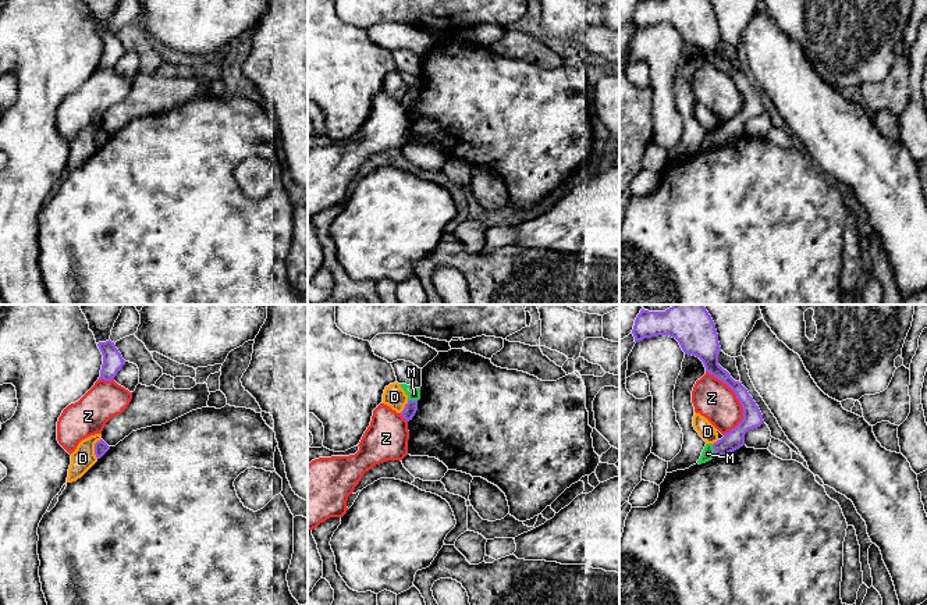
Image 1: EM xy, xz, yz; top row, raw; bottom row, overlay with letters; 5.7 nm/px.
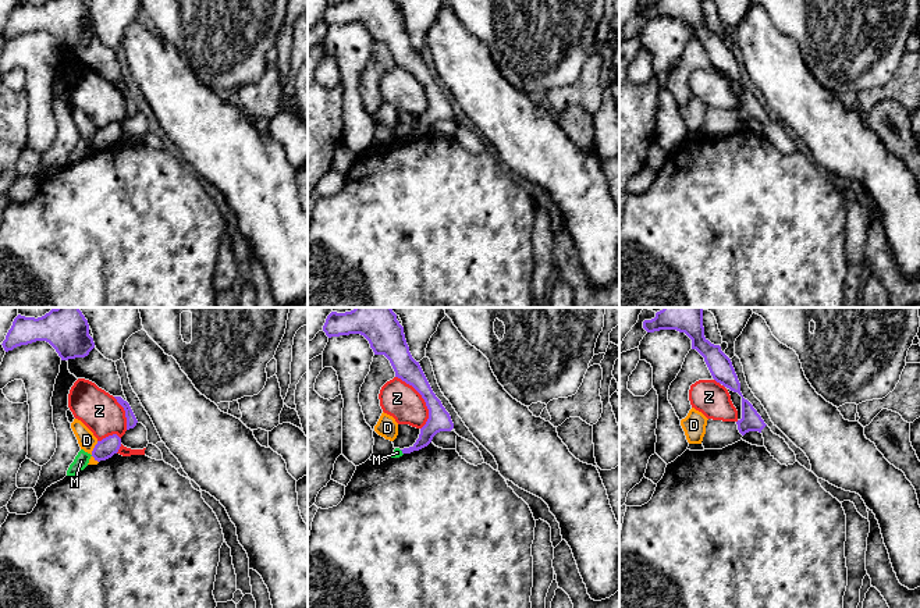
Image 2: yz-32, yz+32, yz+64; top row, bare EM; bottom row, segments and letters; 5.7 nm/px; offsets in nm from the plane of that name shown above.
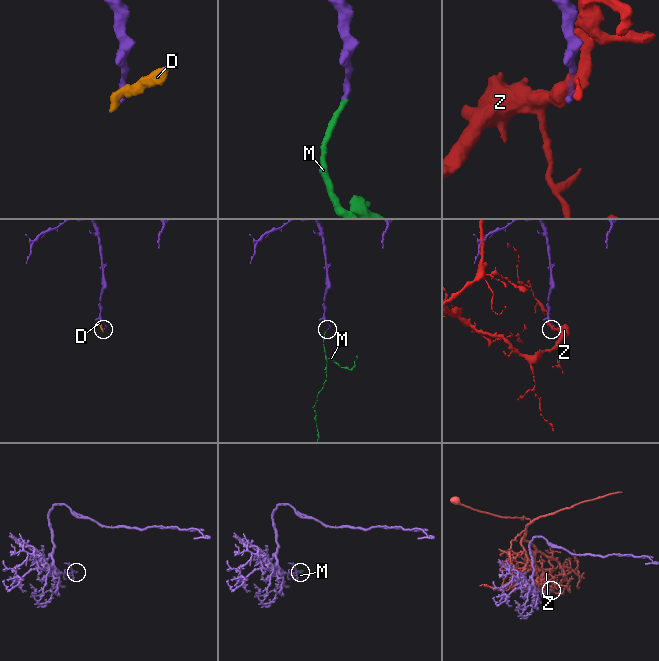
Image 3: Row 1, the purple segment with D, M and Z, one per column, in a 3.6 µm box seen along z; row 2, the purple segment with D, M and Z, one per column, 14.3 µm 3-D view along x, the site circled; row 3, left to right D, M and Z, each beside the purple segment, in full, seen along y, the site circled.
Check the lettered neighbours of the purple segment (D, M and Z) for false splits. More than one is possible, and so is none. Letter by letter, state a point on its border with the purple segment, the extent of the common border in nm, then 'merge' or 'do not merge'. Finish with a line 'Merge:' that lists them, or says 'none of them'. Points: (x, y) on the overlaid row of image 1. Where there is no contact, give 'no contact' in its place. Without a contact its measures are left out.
D: meets purple in xy at (95, 448); contact 120 nm long; do not merge
M: meets purple in yz at (714, 449); contact 80 nm long; merge
Z: meets purple in yz at (739, 401); contact 400 nm long; do not merge
Merge: M

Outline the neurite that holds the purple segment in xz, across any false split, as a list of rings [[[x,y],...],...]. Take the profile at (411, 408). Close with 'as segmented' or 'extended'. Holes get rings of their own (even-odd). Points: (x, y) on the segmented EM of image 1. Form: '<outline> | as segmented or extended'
[[[399,384],[401,388],[408,395],[408,403],[405,405],[404,410],[401,412],[401,416],[409,421],[415,416],[418,410],[418,401],[420,399],[420,388],[415,388],[406,384]]] | extended

